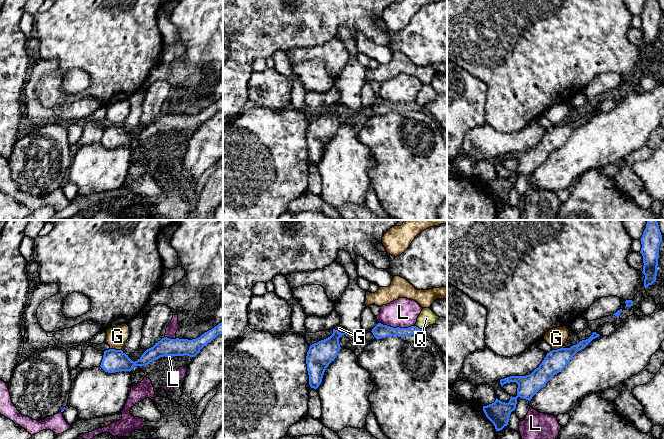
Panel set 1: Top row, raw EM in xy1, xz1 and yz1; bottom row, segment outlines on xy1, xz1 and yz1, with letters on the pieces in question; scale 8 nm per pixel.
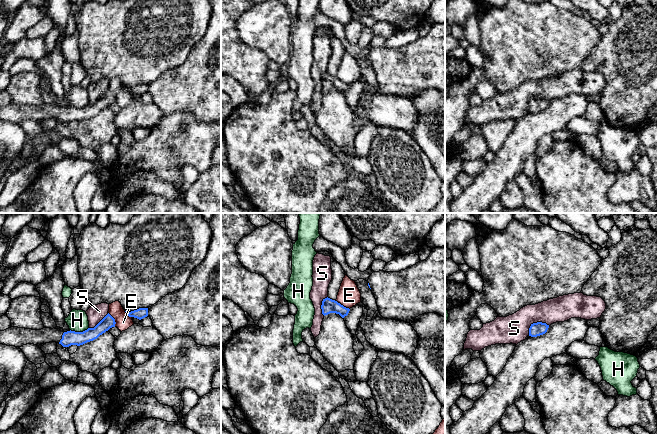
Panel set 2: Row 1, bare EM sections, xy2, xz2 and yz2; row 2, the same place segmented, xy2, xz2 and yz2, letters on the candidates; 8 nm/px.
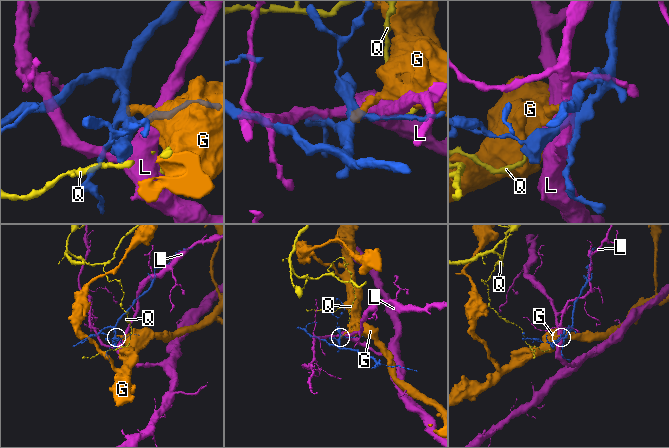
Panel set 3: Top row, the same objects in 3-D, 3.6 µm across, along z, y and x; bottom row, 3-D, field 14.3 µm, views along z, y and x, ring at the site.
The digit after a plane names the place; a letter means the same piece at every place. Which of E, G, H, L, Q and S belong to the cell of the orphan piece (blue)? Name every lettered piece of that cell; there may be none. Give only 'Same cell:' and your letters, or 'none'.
Same cell: none

